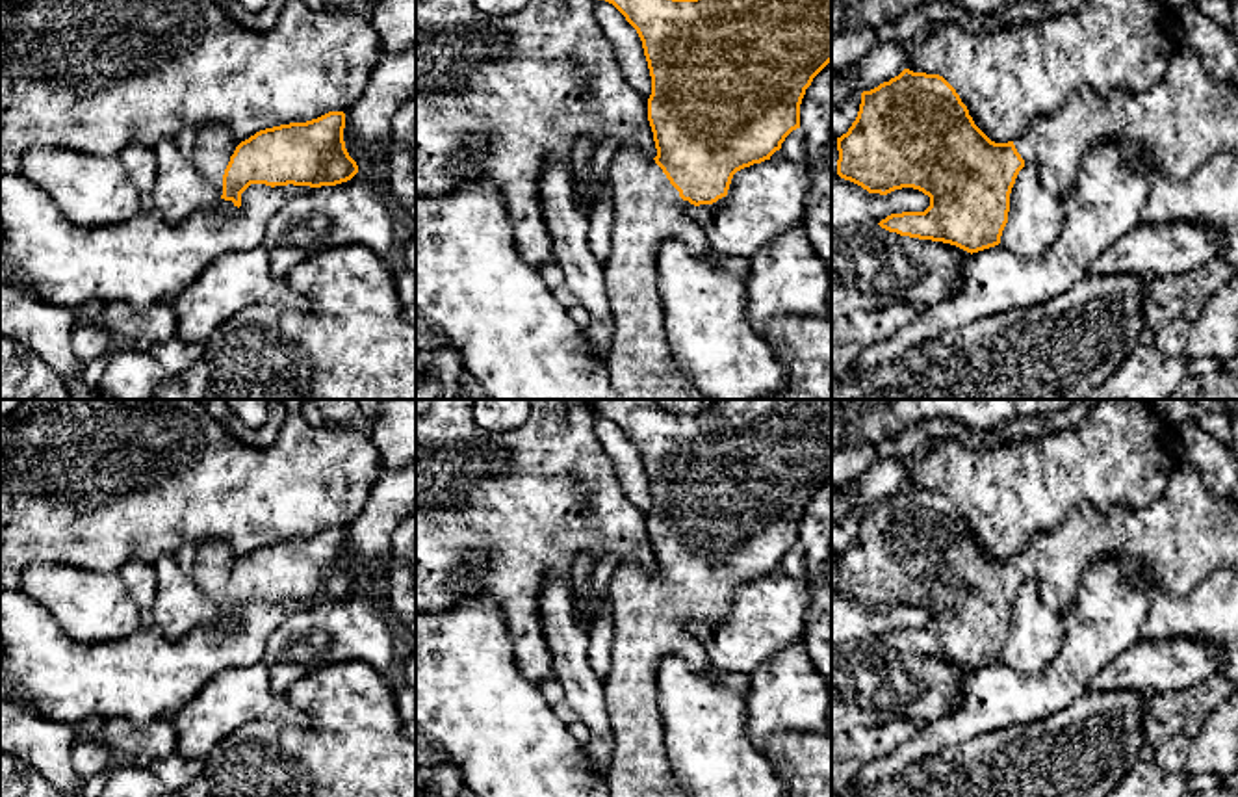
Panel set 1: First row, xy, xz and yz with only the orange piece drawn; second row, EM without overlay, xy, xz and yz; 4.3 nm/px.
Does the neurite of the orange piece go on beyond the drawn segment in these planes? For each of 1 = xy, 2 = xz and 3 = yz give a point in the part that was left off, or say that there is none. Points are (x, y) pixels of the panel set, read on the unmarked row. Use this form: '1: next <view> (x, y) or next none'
1: next xy (214, 563)
2: next xz (648, 627)
3: next yz (1179, 539)

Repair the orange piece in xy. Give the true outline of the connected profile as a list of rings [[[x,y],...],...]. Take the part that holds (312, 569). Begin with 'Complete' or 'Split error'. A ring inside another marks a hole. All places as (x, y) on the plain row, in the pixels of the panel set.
Split error. [[[343,528],[265,544],[245,557],[221,541],[206,541],[197,546],[191,578],[219,615],[239,624],[251,600],[321,604],[351,596],[358,581],[345,565],[343,544]]]

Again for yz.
Split error. [[[1180,457],[1164,494],[1149,505],[1117,507],[1104,515],[1084,502],[1071,509],[1056,528],[1034,533],[1012,557],[995,559],[974,541],[967,522],[943,492],[904,485],[889,498],[861,509],[856,537],[846,550],[837,554],[837,591],[869,609],[887,611],[902,604],[922,608],[930,613],[930,622],[924,628],[891,630],[878,641],[900,652],[950,660],[973,671],[1000,660],[1008,639],[1010,609],[1025,581],[1032,581],[1041,600],[1064,615],[1077,598],[1084,570],[1103,557],[1138,561],[1140,570],[1127,574],[1130,583],[1147,572],[1154,589],[1186,594],[1216,570],[1238,570],[1238,505],[1231,503],[1225,492],[1208,489],[1197,470]]]

